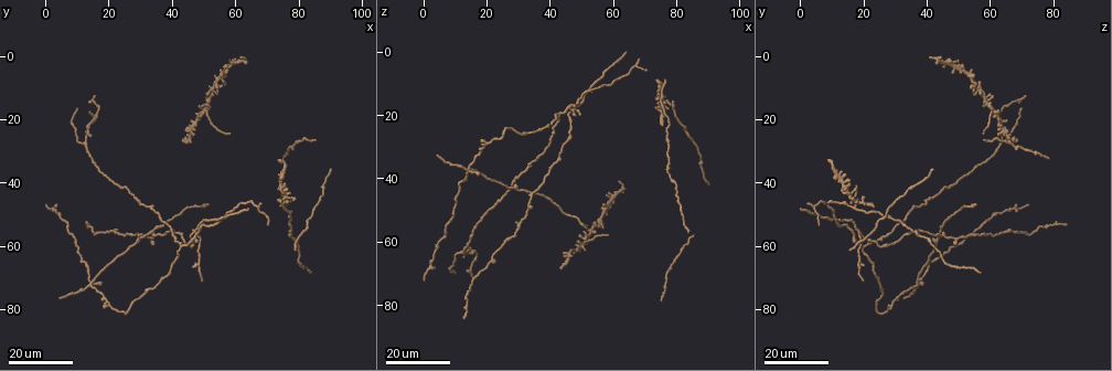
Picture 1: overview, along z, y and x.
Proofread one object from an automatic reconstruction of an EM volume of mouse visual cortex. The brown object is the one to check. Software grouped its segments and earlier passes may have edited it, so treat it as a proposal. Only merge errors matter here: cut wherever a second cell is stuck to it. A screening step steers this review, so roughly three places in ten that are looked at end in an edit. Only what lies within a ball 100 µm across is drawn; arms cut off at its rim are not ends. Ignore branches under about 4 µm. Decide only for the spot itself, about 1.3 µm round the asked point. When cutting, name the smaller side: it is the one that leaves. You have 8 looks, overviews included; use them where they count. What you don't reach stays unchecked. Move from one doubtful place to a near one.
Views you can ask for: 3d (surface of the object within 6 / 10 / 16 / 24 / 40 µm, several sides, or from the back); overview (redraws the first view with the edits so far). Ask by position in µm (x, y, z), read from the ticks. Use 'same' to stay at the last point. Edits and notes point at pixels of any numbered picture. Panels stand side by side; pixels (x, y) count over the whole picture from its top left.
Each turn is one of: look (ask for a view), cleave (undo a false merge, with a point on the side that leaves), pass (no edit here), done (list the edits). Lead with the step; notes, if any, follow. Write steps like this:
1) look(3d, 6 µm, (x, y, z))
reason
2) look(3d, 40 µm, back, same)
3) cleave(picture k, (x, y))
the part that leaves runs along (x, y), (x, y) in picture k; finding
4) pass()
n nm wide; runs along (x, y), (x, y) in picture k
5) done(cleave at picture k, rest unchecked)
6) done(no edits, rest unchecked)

look(3d, 16 µm, (47, 55, 18))
three-way junction

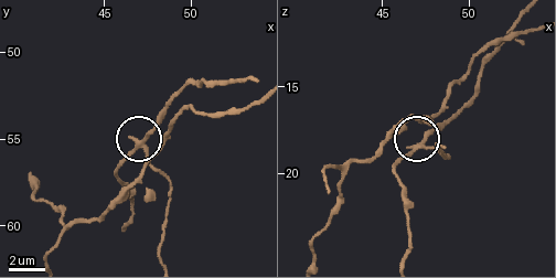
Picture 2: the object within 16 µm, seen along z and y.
look(3d, 10 µm, (47.2, 55.1, 18.4))

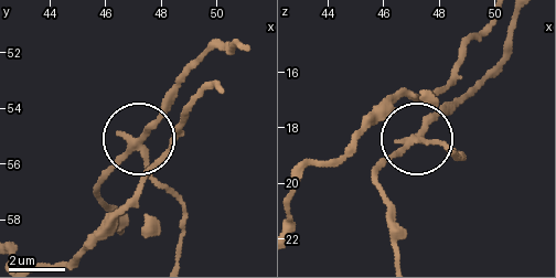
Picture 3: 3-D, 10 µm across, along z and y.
cleave(picture 3, (156, 185))
3 arms; the part that leaves runs along (416, 139), (435, 139), (463, 153), (457, 153) in picture 3; two cells meet here

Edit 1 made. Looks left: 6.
look(3d, 16 µm, (14, 72, 38))
four or more arms meet

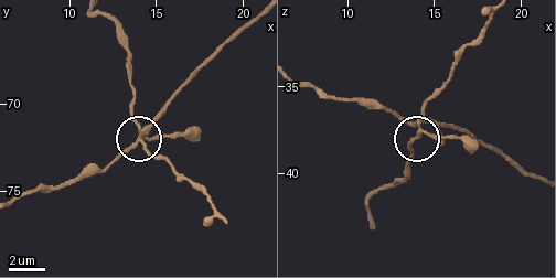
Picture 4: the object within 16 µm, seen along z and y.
look(3d, 10 µm, (14.1, 71.8, 37.2))

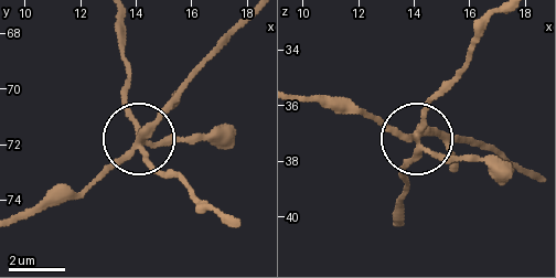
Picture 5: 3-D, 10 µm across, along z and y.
cleave(picture 5, (164, 108))
the part that leaves runs along (140, 137), (252, 18) in picture 5; a second cell is stuck on

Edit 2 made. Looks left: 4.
look(overview)

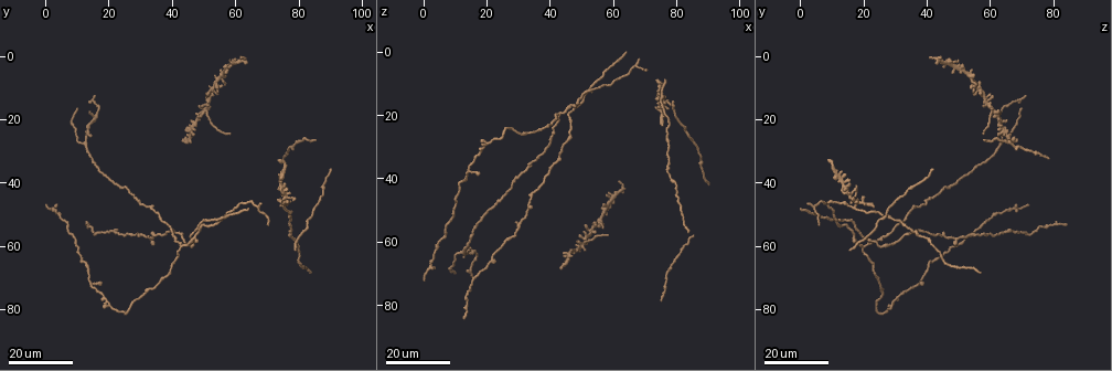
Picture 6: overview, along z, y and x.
look(3d, 24 µm, (12, 28, 63))
thin arm on a thick one

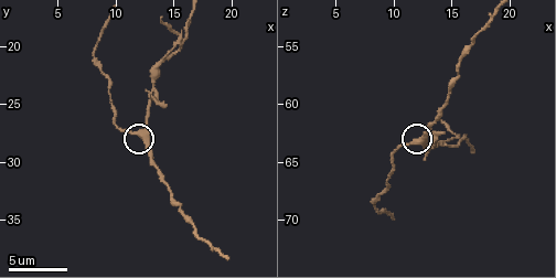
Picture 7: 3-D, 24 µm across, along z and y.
look(3d, 6 µm, (12.0, 27.4, 63.2))

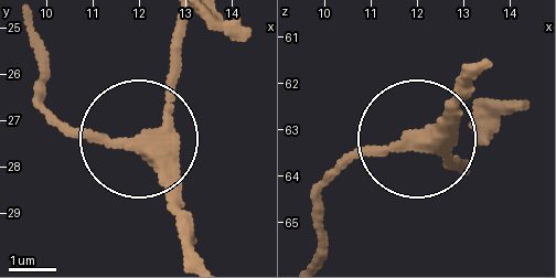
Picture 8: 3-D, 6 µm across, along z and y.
cleave(picture 8, (172, 99))
3 arms; the part that leaves runs along (175, 163), (175, 25) in picture 8; a second cell is stuck on

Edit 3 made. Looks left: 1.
done(cleave at picture 3, cleave at picture 5, cleave at picture 8, rest unchecked)

